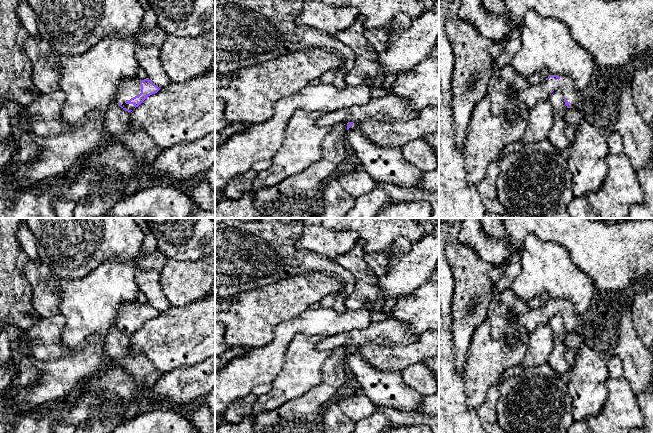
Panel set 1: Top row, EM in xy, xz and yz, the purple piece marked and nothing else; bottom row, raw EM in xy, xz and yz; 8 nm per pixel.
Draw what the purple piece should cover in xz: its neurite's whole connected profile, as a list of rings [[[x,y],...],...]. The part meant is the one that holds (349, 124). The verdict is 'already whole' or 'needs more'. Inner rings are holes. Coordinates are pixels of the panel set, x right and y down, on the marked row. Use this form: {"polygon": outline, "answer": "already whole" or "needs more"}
{"polygon": [[[355,122],[347,123],[346,143],[354,150],[366,171],[376,182],[413,188],[423,172],[409,163],[400,147],[384,148],[368,140]]], "answer": "needs more"}

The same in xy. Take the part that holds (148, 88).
{"polygon": [[[137,77],[127,78],[120,83],[115,102],[124,110],[131,112],[148,96],[157,93],[160,88],[149,78],[140,80]]], "answer": "needs more"}

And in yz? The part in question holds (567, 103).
{"polygon": [[[511,64],[501,68],[494,65],[486,94],[491,102],[491,113],[499,117],[503,112],[517,112],[517,104],[513,99],[514,94],[531,110],[540,100],[548,99],[556,89],[563,93],[567,108],[588,110],[589,104],[582,93],[576,91],[569,76],[549,75],[538,85],[530,85],[527,78],[519,75]]], "answer": "needs more"}

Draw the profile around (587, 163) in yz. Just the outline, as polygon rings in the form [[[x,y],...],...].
[[[583,120],[575,132],[567,159],[574,197],[583,198],[601,190],[608,172],[608,153],[606,136],[588,120]]]

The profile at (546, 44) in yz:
[[[529,10],[519,29],[518,35],[521,46],[511,59],[511,66],[516,72],[528,78],[537,72],[547,70],[550,75],[569,76],[577,92],[589,85],[596,64],[593,57],[572,37],[568,27],[557,19],[544,18],[533,10]]]

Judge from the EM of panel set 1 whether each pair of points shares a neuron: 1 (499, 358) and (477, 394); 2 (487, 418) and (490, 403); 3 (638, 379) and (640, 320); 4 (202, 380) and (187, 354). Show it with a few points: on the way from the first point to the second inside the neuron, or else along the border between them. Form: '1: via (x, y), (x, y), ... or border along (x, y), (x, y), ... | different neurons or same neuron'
1: via (490, 367), (477, 380), (477, 385) | same neuron
2: via (487, 414), (488, 407) | same neuron
3: border along (631, 315), (636, 335), (642, 342) | different neurons
4: border along (204, 359), (190, 366), (176, 367), (171, 372) | different neurons

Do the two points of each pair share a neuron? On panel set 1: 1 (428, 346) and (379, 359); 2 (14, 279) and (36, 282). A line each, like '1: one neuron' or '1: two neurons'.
1: one neuron
2: two neurons

